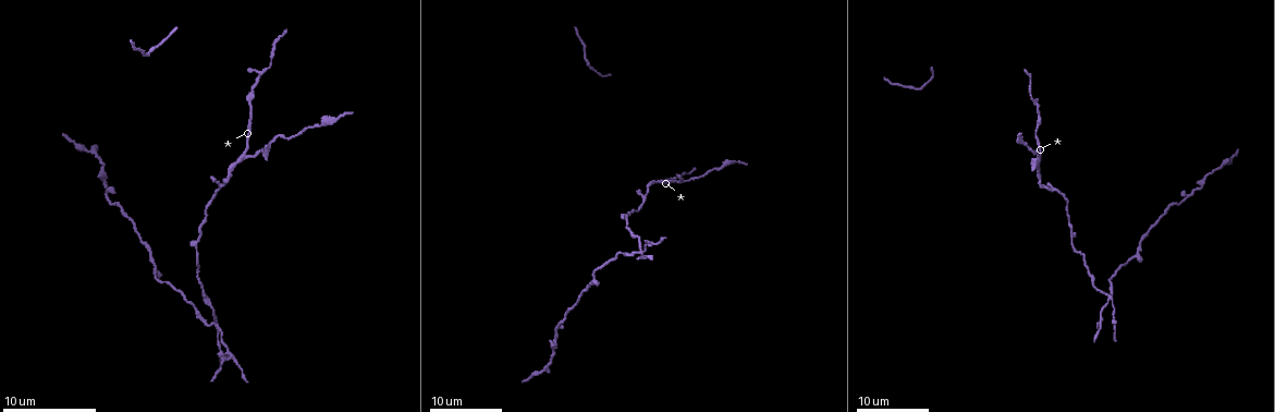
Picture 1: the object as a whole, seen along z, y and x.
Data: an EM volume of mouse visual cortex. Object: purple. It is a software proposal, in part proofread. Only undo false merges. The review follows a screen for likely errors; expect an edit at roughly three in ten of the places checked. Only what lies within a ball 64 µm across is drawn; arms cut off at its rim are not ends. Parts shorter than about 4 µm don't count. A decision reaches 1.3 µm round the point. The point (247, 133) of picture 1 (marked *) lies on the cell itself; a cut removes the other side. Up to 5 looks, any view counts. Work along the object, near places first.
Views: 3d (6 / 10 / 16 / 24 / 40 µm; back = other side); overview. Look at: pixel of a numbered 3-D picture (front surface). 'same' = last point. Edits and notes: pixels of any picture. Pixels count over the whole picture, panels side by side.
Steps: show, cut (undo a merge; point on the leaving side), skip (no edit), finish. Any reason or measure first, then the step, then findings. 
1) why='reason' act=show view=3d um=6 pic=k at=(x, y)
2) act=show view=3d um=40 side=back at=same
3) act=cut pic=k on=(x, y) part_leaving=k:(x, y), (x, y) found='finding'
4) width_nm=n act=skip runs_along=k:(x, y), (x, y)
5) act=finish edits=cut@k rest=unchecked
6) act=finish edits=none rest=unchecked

why='four arms meet' act=show view=3d um=16 pic=1 at=(1109, 299)

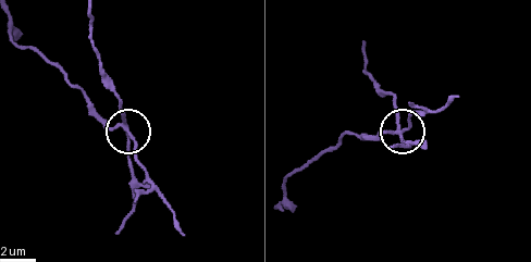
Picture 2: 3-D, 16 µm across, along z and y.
act=show view=3d um=6 pic=2 at=(397, 133)

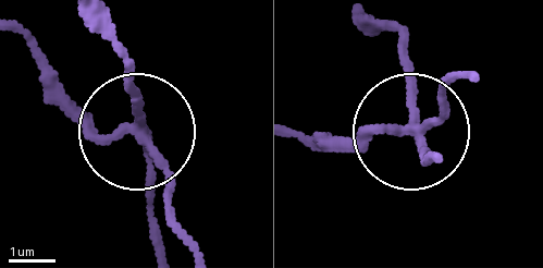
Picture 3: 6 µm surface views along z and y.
act=show view=3d um=6 side=back pic=3 at=(415, 131)

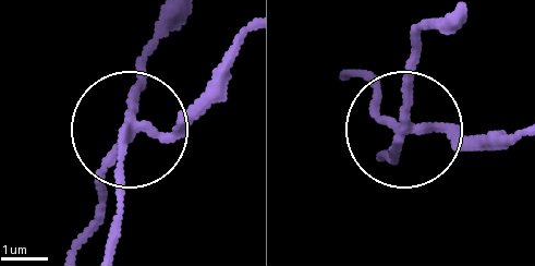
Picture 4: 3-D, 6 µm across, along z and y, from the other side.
arms=4 act=cut pic=4 on=(102, 194) part_leaving=4:(138, 132), (181, 120), (240, 38) found='two cells meet here'

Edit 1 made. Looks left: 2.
act=show view=overview

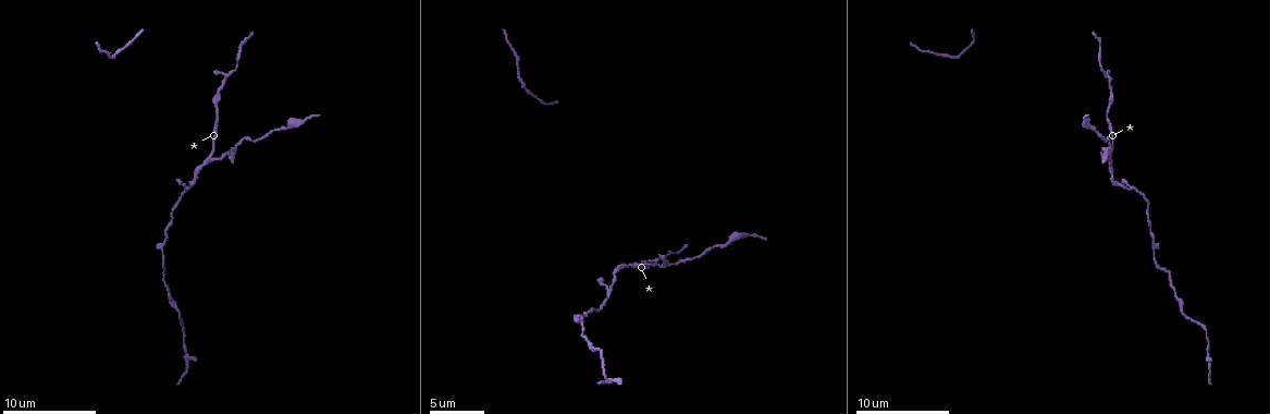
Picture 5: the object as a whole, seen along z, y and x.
why='two arms in line, one across' act=show view=3d um=10 pic=5 at=(211, 158)

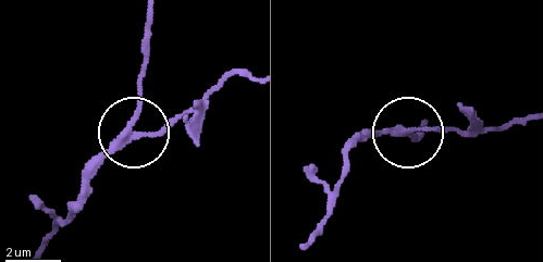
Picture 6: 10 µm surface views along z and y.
act=cut pic=6 on=(165, 125) part_leaving=6:(402, 130), (491, 130), (526, 116) found='a second cell is stuck on'

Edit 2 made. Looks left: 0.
act=finish edits=cut@4,cut@6 rest=unchecked

